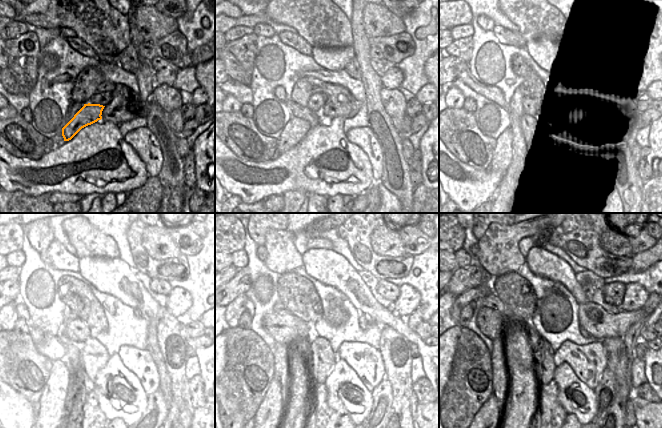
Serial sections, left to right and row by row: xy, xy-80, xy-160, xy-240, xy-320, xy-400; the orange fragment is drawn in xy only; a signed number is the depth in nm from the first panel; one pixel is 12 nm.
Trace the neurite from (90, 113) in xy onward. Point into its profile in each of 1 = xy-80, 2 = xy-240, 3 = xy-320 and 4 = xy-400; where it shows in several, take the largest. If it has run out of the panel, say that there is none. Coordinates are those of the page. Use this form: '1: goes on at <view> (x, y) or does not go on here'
1: goes on at xy-80 (295, 130)
2: goes on at xy-240 (56, 393)
3: goes on at xy-320 (270, 414)
4: goes on at xy-400 (489, 416)

